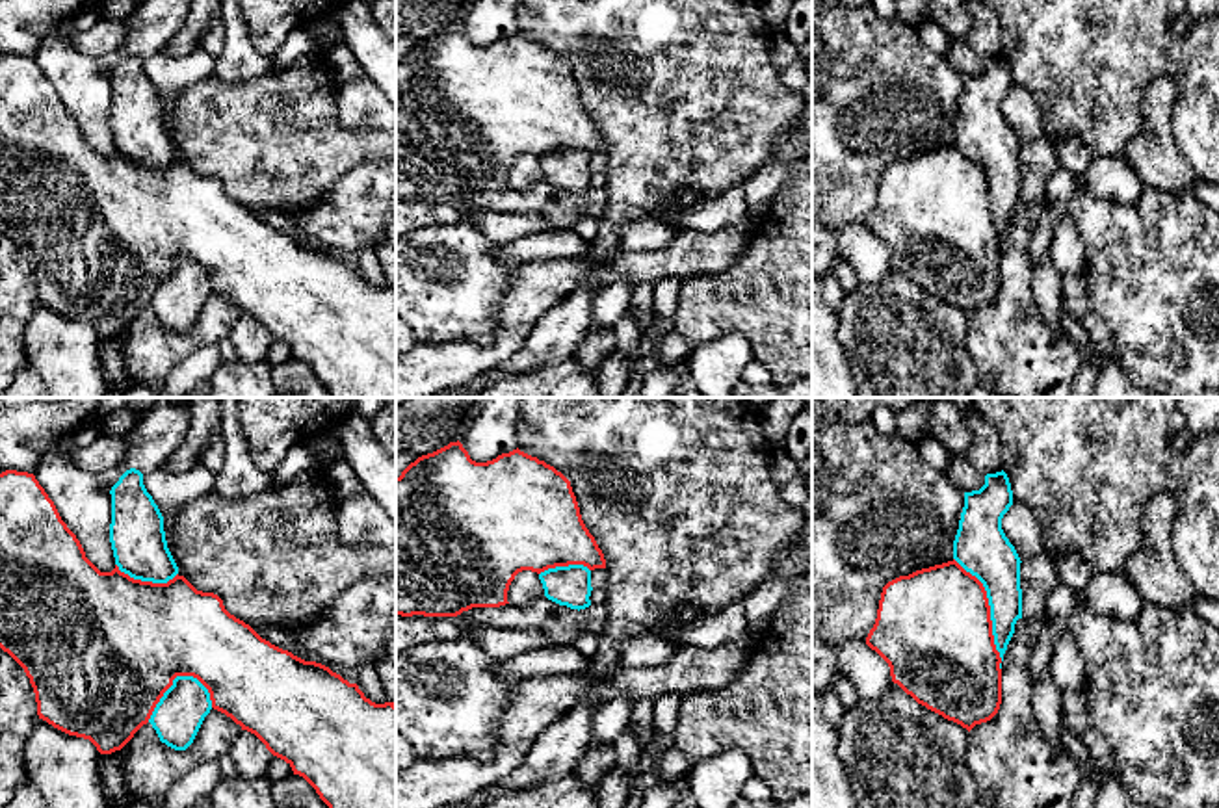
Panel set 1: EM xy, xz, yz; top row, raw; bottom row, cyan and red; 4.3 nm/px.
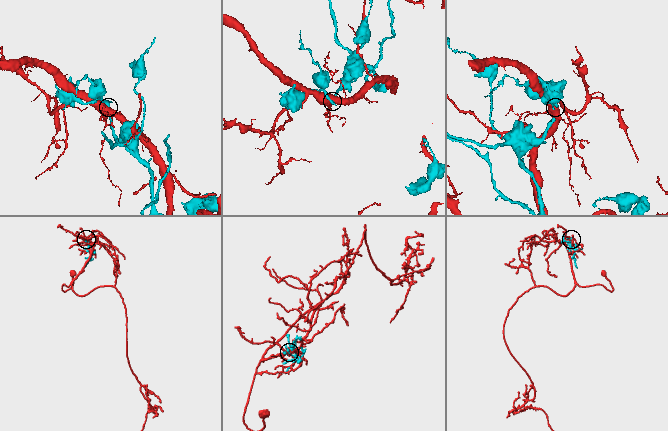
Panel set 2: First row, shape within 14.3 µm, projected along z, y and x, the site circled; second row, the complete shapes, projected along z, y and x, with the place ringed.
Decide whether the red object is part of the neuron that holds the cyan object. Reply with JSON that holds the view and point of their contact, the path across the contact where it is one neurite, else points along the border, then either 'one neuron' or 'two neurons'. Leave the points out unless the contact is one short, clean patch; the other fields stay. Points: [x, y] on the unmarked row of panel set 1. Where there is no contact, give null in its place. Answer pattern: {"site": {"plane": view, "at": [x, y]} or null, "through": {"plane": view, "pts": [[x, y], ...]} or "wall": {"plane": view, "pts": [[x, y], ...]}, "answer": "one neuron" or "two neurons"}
{"site": {"plane": "yz", "at": [991, 197]}, "answer": "two neurons"}

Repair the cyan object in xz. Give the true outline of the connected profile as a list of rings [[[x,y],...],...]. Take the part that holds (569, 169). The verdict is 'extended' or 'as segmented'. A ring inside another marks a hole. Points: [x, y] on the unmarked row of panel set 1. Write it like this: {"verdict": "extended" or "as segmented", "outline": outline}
{"verdict": "as segmented", "outline": [[[569,149],[548,152],[539,158],[544,180],[570,193],[585,193],[591,189],[591,154],[583,149]]]}

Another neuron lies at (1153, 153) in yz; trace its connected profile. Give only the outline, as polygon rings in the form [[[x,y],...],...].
[[[1158,76],[1143,95],[1143,124],[1122,149],[1143,186],[1161,191],[1191,191],[1200,178],[1176,149],[1171,111],[1178,87],[1169,76]]]

